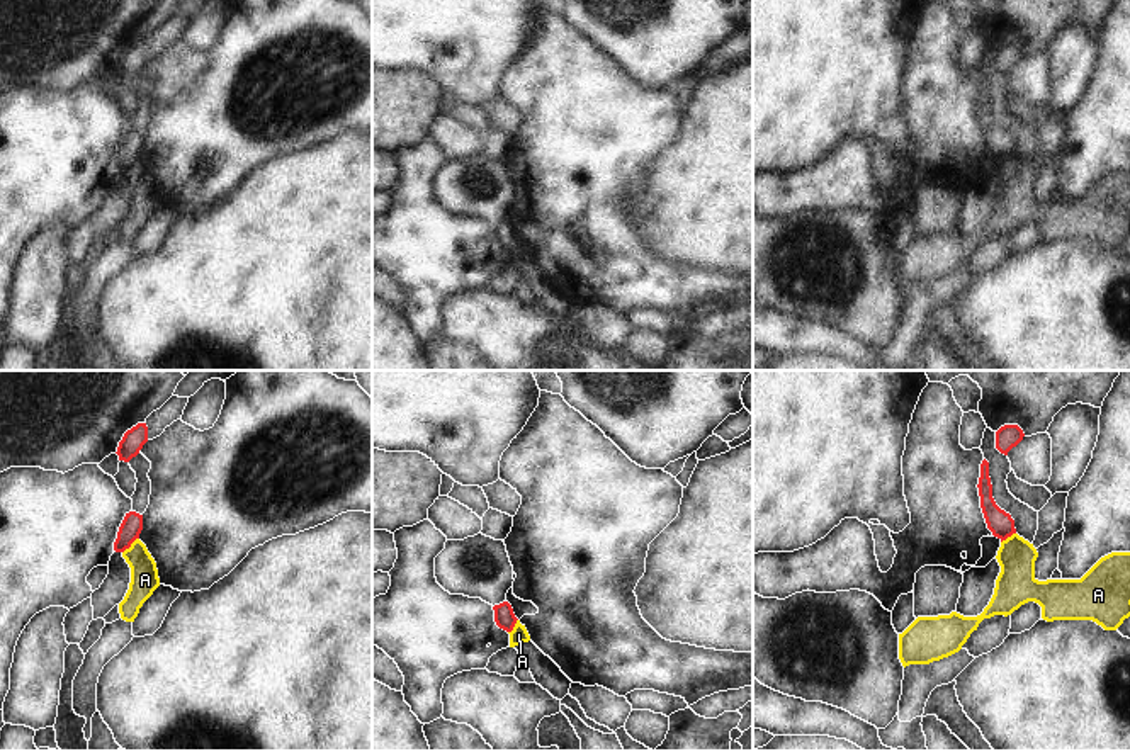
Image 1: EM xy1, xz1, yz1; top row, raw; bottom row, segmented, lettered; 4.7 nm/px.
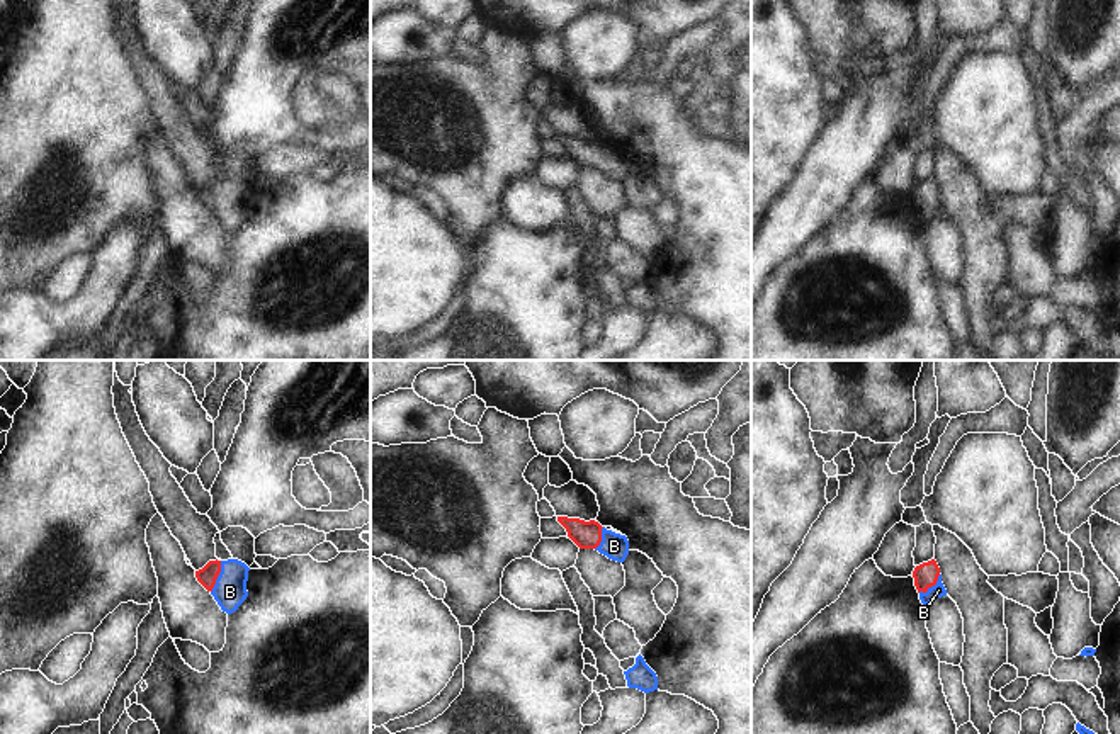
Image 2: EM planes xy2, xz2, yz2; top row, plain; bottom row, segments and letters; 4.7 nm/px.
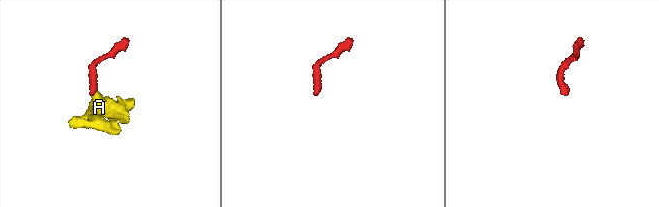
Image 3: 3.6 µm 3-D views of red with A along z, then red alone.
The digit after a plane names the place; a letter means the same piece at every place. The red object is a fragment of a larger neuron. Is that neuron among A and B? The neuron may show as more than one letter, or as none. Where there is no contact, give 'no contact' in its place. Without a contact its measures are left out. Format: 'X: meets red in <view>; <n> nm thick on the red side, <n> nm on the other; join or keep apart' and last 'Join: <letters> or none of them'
A: meets red in xy1; 100 nm thick on the red side, 130 nm on the other; keep apart
B: meets red in xy2; 90 nm thick on the red side, 160 nm on the other; join
Join: B

